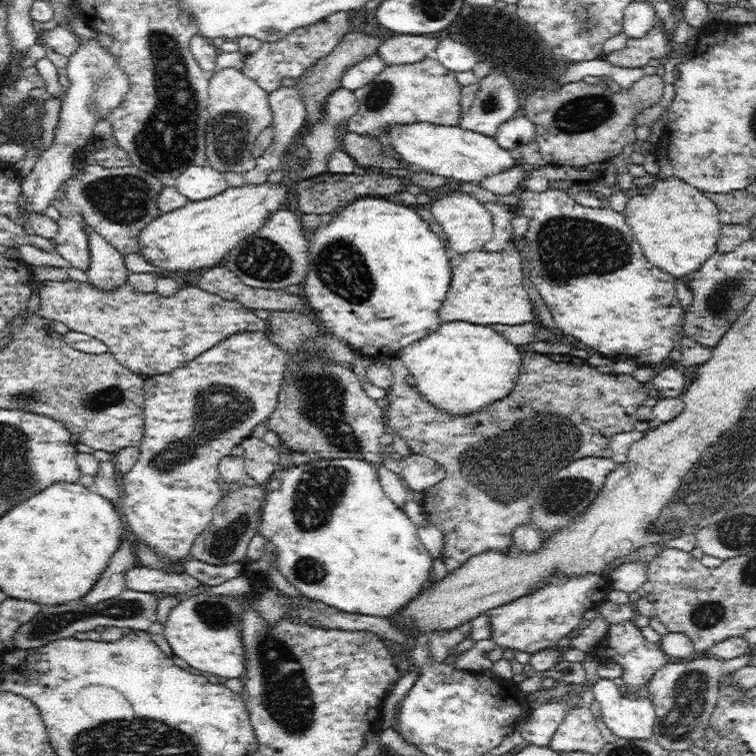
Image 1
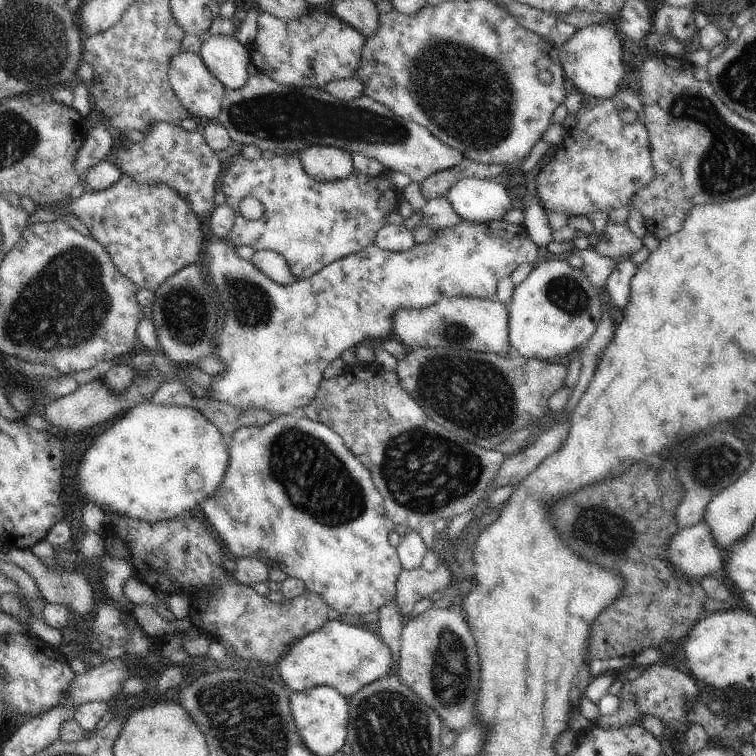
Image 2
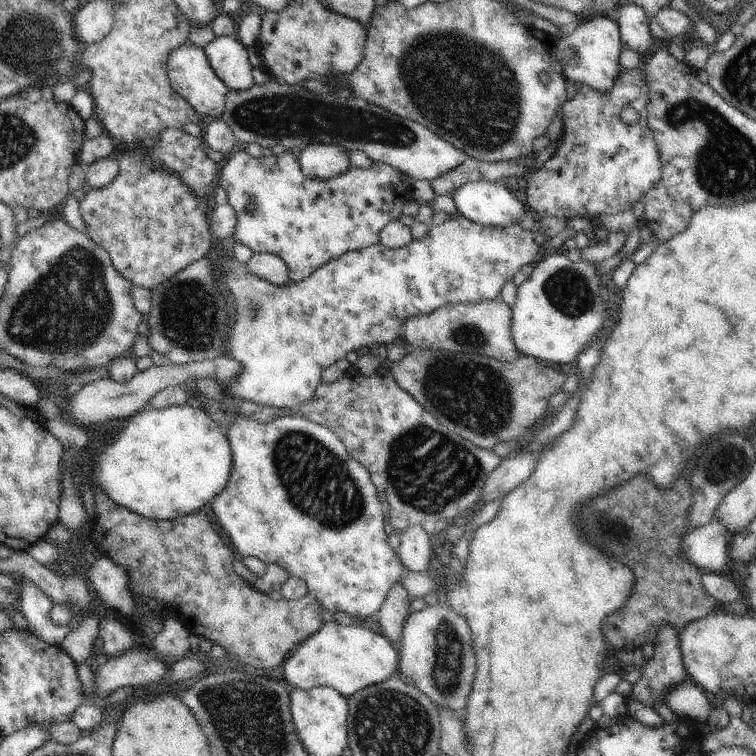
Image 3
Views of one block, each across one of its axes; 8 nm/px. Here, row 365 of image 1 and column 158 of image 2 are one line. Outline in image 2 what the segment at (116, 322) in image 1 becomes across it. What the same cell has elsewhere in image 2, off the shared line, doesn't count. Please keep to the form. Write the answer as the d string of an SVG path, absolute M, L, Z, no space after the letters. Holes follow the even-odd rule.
M154 122L142 142L132 142L125 137L124 142L116 146L112 153L116 154L115 162L124 174L138 180L140 184L146 182L154 186L162 182L172 186L184 200L188 200L192 212L205 222L209 237L202 254L210 256L208 264L205 264L206 276L216 288L224 318L215 356L228 366L220 376L214 378L209 398L236 408L264 408L278 414L278 417L292 412L298 413L312 402L323 379L324 370L334 360L342 359L344 352L356 349L360 344L364 345L364 341L371 338L383 341L395 338L396 310L430 308L442 298L468 296L494 299L500 280L512 276L522 264L535 263L545 255L544 250L530 240L526 227L507 221L480 224L463 219L453 227L434 230L434 238L429 243L416 244L412 250L390 252L375 244L370 245L360 252L348 254L327 264L310 278L297 280L290 286L282 286L264 276L249 260L242 260L231 242L220 240L208 229L208 218L217 206L214 195L218 191L225 164L218 158L219 154L206 144L203 134L166 122Z

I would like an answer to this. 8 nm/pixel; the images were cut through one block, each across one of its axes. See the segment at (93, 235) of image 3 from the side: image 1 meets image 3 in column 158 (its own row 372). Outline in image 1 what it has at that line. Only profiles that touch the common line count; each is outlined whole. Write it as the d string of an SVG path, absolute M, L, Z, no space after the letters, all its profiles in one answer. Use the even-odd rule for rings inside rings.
M238 332L232 334L228 338L218 342L216 346L212 346L199 354L194 360L187 362L184 366L172 370L166 374L157 374L145 378L144 383L144 437L139 445L138 461L132 465L132 468L123 476L124 481L124 496L119 503L123 509L125 518L128 524L128 529L132 530L138 538L138 541L146 543L148 547L156 550L159 556L165 557L166 560L179 562L189 557L191 548L195 538L212 522L213 512L218 501L224 496L220 490L217 480L219 479L219 464L222 460L231 455L232 449L239 446L241 442L249 437L252 437L252 432L256 426L266 423L272 411L276 408L278 393L284 382L284 373L289 363L289 356L279 346L276 346L269 339L269 332Z

